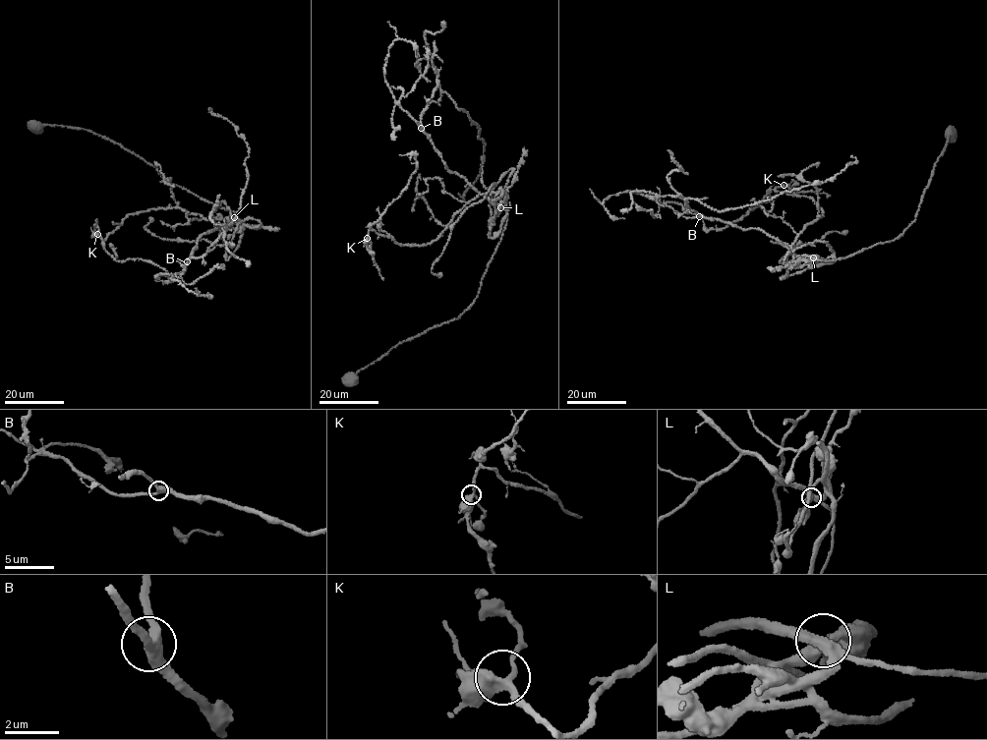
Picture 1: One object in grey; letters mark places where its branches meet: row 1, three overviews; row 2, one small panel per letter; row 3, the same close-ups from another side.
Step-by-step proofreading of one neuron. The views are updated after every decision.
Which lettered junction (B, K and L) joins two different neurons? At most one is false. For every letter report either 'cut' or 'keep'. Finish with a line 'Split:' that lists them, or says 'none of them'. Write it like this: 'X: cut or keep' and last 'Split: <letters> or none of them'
B: keep
K: keep
L: keep
Split: none of them

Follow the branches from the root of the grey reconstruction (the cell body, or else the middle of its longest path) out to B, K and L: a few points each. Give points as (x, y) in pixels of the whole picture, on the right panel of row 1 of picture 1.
B: (953, 134), (913, 221), (895, 240), (844, 258), (797, 256), (763, 230), (699, 216)
K: (953, 134), (913, 221), (895, 240), (844, 258), (793, 253), (823, 212), (812, 198), (775, 190), (783, 185)
L: (953, 134), (936, 161), (916, 216), (902, 234), (844, 258), (825, 261), (813, 257)

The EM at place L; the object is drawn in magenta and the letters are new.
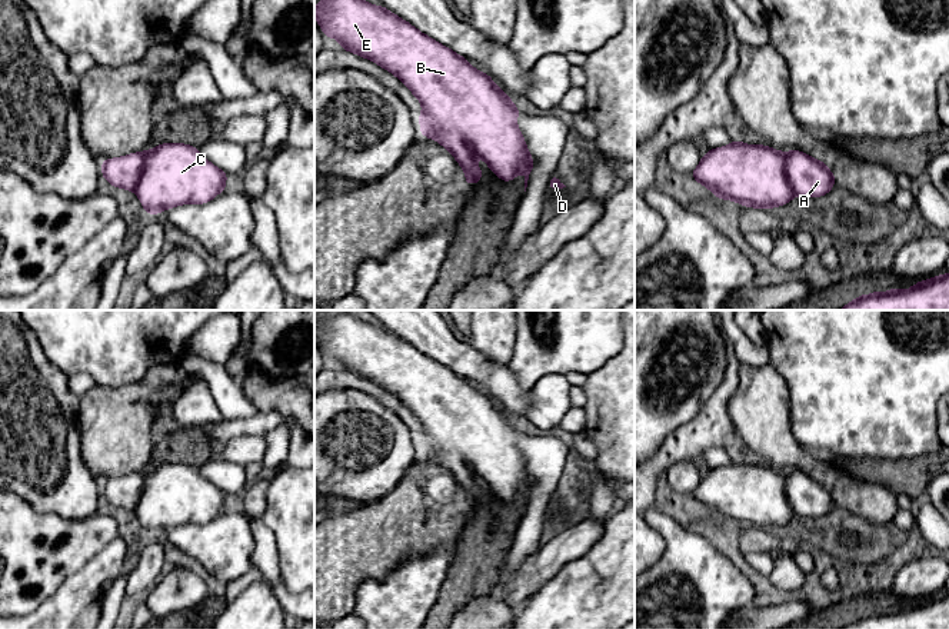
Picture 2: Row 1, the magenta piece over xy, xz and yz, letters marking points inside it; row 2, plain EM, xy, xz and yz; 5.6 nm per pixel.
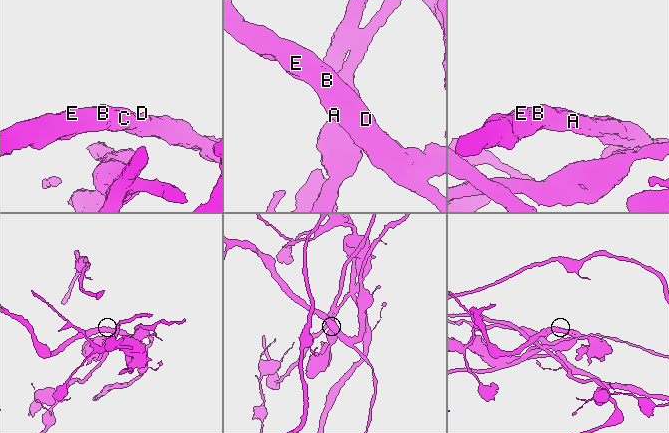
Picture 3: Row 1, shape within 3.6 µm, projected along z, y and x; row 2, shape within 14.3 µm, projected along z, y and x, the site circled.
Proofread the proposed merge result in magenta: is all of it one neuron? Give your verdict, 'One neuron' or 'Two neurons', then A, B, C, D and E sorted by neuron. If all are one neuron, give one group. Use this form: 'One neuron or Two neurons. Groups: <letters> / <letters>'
One neuron. Groups: A B C D E

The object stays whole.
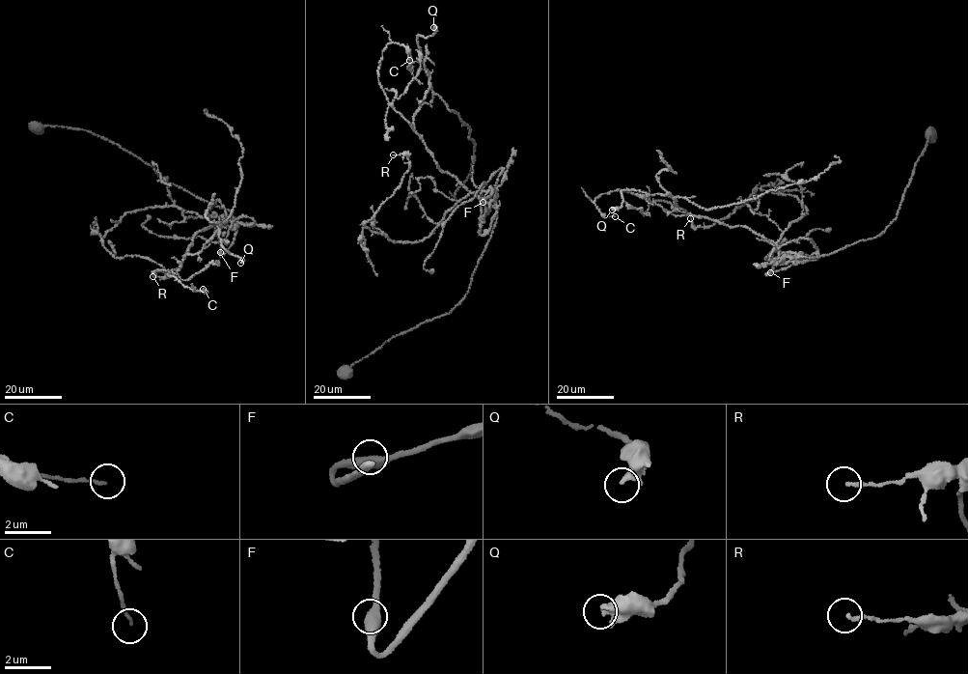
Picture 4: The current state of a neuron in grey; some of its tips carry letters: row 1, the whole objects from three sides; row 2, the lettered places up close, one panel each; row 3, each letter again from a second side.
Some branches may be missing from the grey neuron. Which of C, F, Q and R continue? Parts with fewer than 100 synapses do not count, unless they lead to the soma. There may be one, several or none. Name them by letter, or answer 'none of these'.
none of these

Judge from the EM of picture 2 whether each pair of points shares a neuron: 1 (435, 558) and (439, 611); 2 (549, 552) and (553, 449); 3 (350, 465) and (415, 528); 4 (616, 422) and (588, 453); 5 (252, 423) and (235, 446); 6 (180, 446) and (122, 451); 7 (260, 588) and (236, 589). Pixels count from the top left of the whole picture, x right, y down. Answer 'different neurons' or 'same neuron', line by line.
1: different neurons
2: different neurons
3: different neurons
4: different neurons
5: different neurons
6: different neurons
7: different neurons

